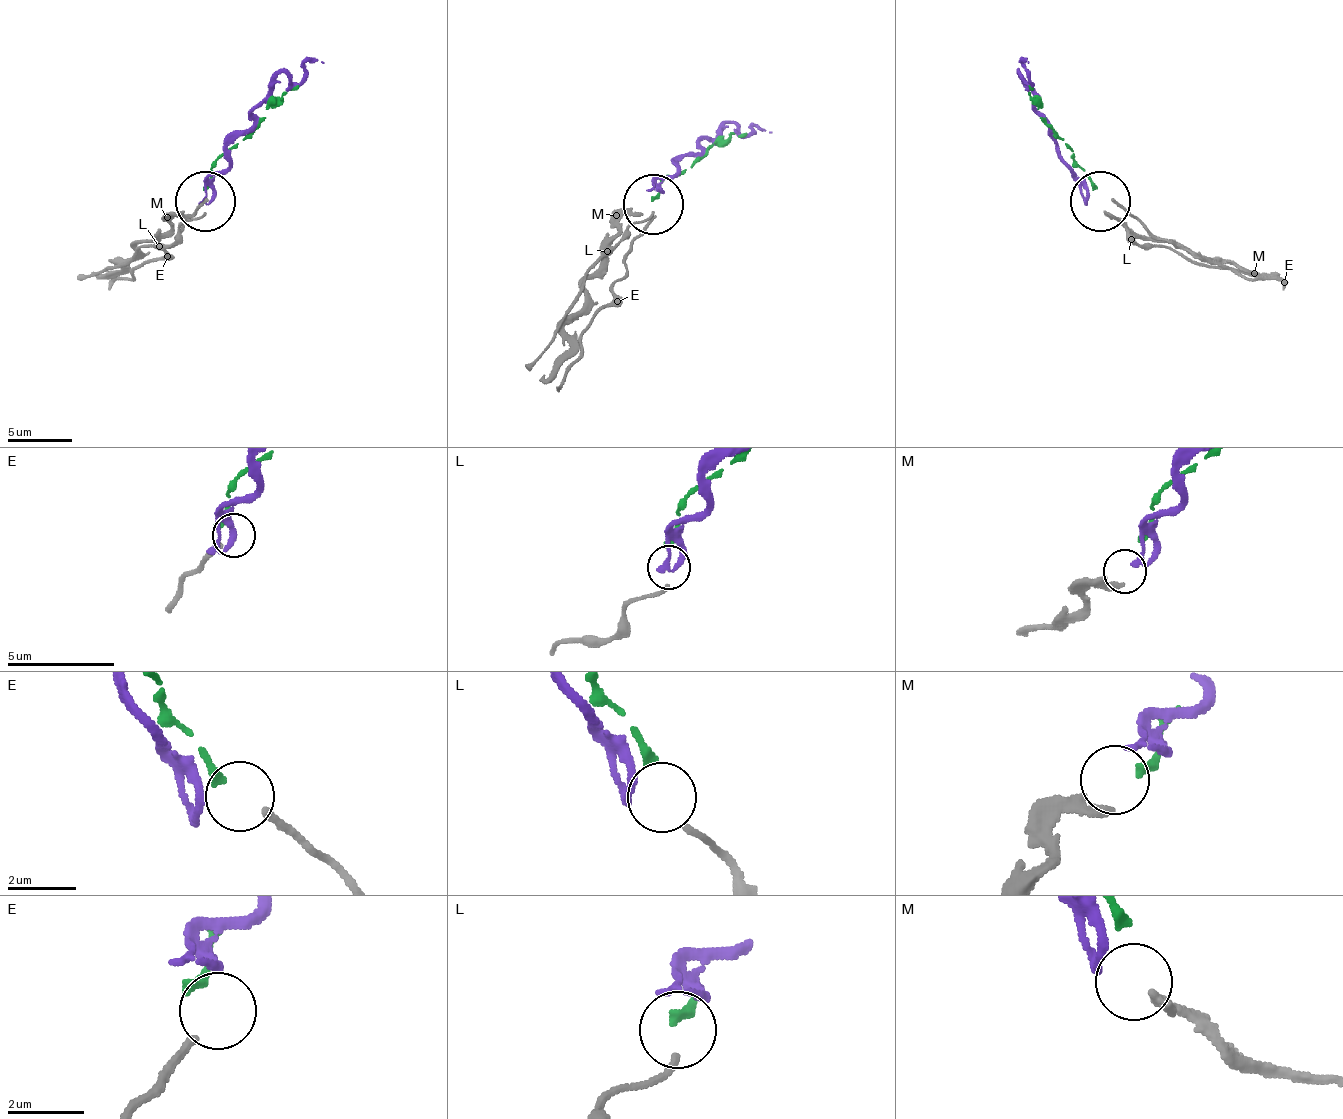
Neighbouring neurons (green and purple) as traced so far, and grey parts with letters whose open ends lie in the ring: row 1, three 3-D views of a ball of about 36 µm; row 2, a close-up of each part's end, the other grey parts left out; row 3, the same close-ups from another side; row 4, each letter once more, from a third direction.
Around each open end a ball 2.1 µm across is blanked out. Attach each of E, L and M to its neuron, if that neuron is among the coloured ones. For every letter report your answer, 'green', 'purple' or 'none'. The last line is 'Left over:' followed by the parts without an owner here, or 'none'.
E: none
L: green
M: purple
Left over: E

